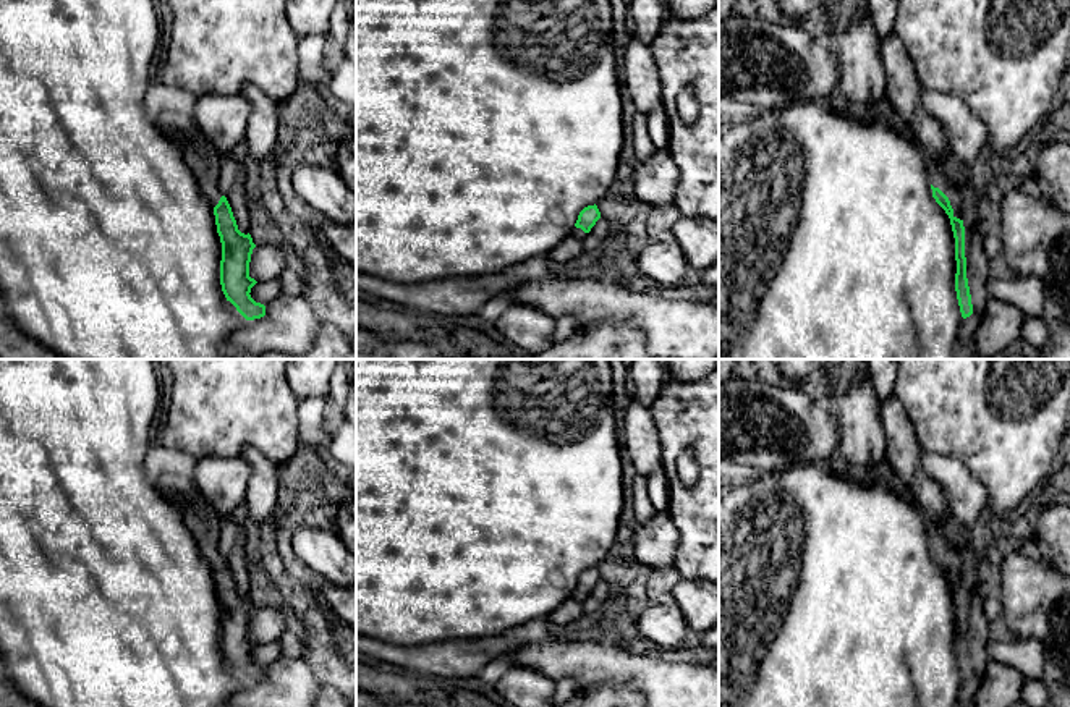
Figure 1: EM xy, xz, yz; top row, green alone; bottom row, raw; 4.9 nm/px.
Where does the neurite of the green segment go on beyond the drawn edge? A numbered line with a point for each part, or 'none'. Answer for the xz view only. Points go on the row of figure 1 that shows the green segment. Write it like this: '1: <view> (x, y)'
1: xz (572, 246)

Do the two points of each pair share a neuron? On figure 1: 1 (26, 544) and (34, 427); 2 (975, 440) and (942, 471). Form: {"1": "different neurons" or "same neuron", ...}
{"1": "same neuron", "2": "different neurons"}

